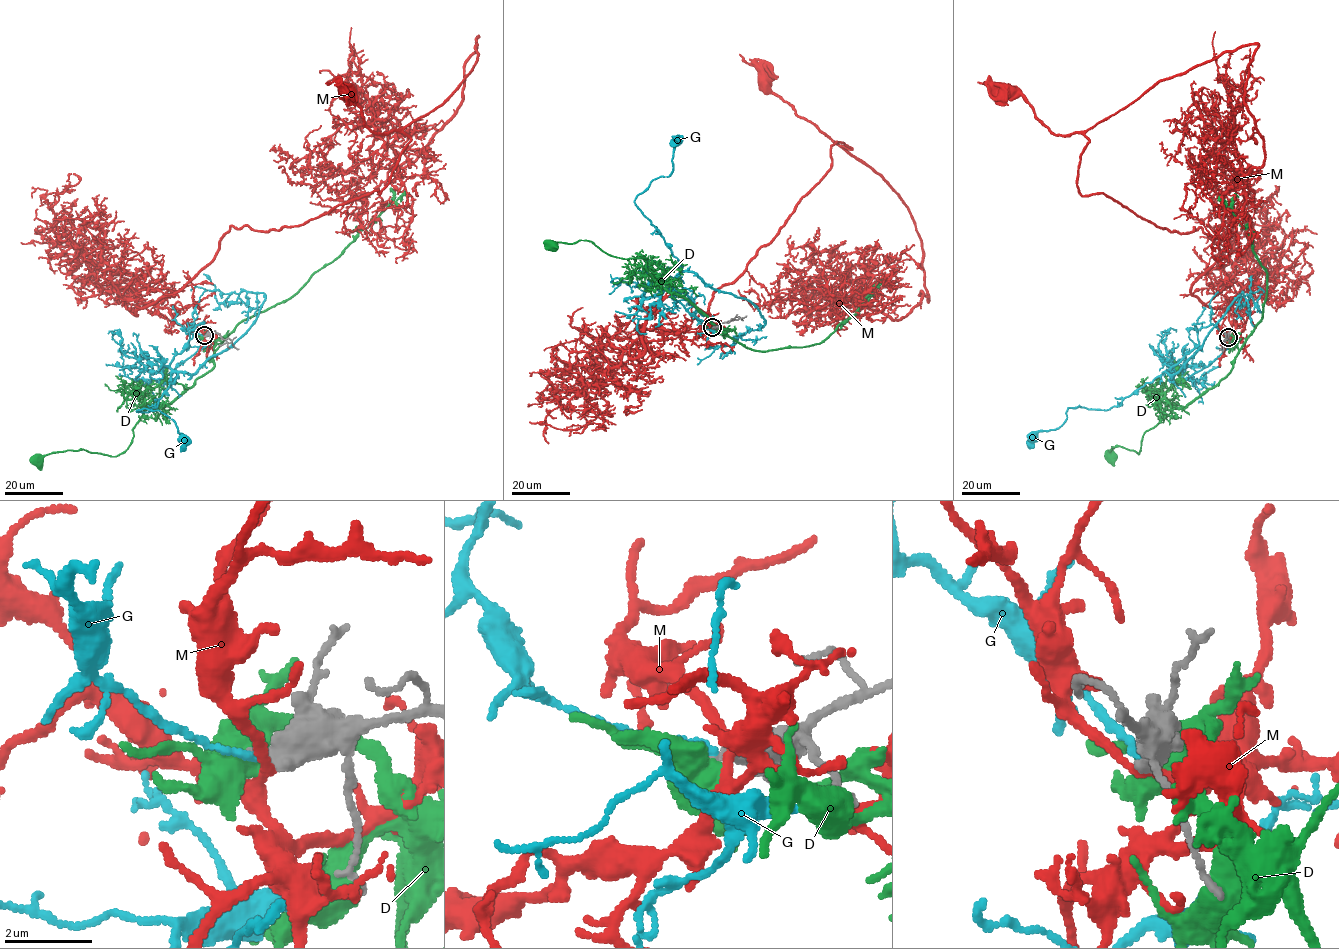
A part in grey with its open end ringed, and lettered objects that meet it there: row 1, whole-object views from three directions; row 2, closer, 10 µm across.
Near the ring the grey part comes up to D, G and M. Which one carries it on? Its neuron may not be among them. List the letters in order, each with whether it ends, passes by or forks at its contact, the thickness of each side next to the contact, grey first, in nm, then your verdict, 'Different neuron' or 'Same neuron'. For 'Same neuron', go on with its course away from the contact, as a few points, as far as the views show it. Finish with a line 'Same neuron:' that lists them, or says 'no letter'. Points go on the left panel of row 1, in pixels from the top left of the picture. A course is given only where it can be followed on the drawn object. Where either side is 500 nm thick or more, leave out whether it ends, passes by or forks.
D: Thickness 500 nm (grey) against 600 nm. Different neuron
G: Thickness 500 nm (grey) against 140 nm. Different neuron
M: Thickness 600 nm (grey) against 190 nm. Different neuron
Same neuron: no letter

